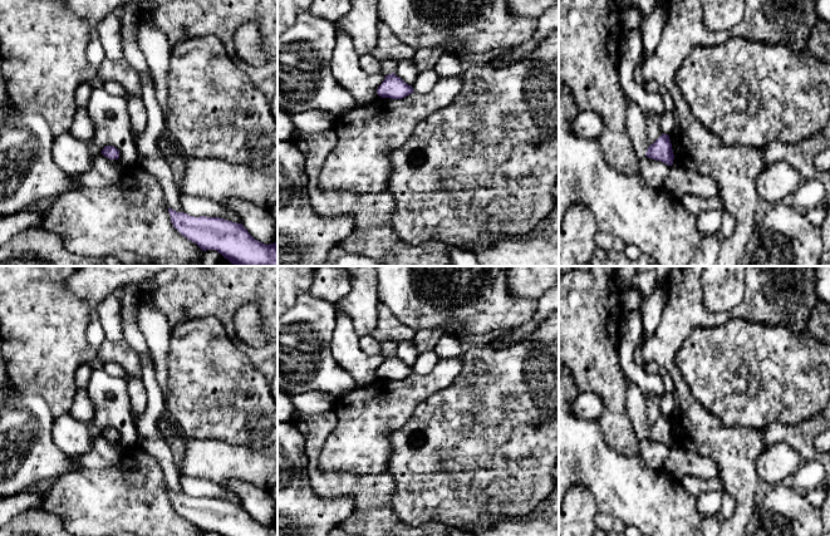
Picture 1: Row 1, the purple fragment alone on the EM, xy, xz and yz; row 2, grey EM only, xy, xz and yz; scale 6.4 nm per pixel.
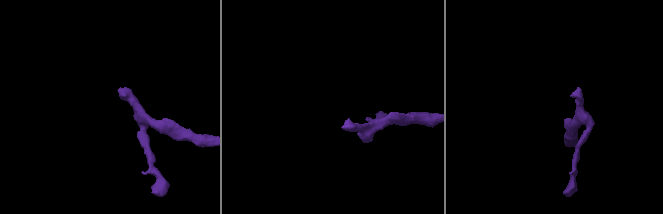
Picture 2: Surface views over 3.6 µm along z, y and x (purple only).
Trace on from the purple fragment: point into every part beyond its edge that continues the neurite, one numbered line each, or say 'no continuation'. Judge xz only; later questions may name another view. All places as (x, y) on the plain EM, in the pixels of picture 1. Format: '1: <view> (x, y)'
1: xz (387, 348)

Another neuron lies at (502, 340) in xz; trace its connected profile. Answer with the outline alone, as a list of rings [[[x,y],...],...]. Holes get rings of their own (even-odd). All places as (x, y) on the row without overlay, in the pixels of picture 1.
[[[510,329],[506,334],[497,336],[488,346],[493,349],[506,348],[509,345],[512,345],[510,343],[510,334],[512,329]]]

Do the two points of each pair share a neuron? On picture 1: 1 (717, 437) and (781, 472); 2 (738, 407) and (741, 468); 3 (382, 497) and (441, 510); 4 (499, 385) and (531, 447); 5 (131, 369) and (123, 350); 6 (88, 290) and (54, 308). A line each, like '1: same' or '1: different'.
1: different
2: different
3: different
4: same
5: same
6: different

